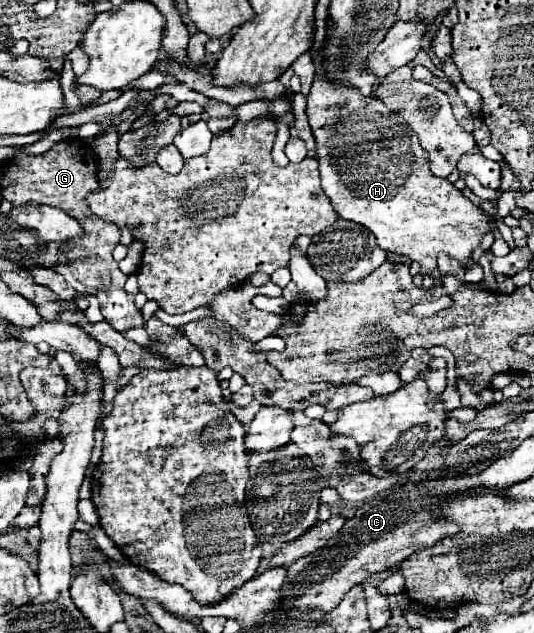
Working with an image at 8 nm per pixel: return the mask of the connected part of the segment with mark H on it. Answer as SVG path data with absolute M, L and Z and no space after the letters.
M327 18L325 38L313 58L317 70L315 80L307 94L307 118L317 142L317 160L325 194L333 202L339 218L371 230L383 250L419 262L421 276L429 276L437 268L439 254L447 254L461 266L467 266L471 252L481 244L483 236L497 234L493 222L461 190L445 178L433 176L427 154L419 148L415 132L407 128L401 116L385 108L381 120L361 118L361 114L367 114L365 96L353 86L327 78L323 68L327 60L325 44L331 40L333 32L335 24Z

